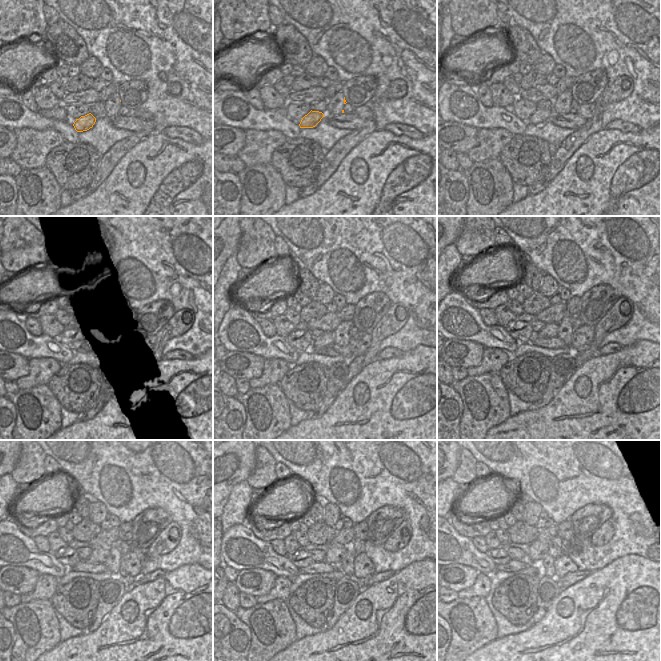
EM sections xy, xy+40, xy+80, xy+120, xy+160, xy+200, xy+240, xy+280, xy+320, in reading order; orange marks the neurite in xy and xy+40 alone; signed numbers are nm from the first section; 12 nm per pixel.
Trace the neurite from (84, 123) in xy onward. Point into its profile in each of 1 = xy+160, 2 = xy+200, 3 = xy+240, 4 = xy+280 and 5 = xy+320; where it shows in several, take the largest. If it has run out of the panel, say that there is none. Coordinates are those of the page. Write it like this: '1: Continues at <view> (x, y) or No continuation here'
1: Continues at xy+160 (340, 336)
2: Continues at xy+200 (564, 330)
3: Continues at xy+240 (112, 555)
4: Continues at xy+280 (336, 551)
5: Continues at xy+320 (558, 549).

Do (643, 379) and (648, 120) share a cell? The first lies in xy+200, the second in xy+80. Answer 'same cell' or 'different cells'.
different cells

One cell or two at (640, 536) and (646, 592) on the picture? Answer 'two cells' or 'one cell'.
two cells

